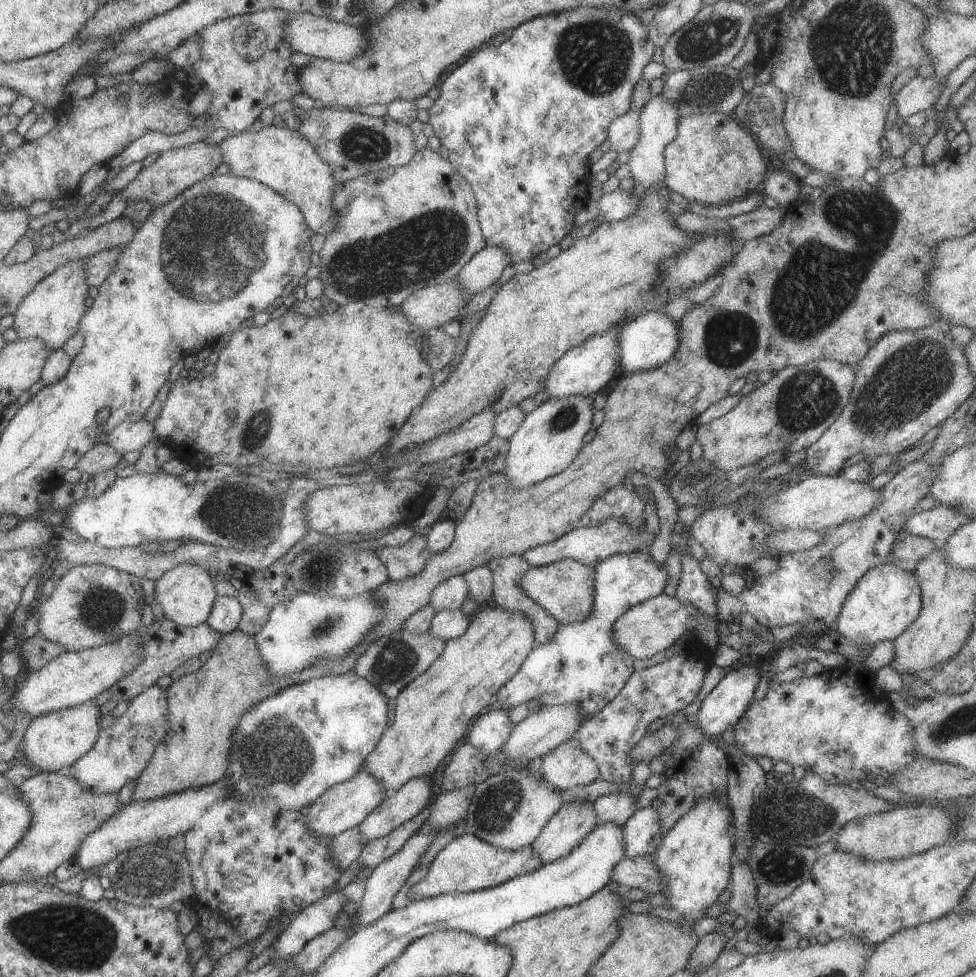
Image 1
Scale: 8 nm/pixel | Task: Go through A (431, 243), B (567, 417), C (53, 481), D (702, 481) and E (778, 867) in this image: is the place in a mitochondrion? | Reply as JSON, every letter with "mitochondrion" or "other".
{"A":"mitochondrion","B":"mitochondrion","C":"other","D":"mitochondrion","E":"mitochondrion"}

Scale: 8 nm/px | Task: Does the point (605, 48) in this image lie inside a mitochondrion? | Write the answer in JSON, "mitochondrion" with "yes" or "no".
{"mitochondrion":"yes"}

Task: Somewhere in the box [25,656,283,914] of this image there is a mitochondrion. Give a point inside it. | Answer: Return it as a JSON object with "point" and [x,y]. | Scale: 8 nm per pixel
{"point":[154,876]}

